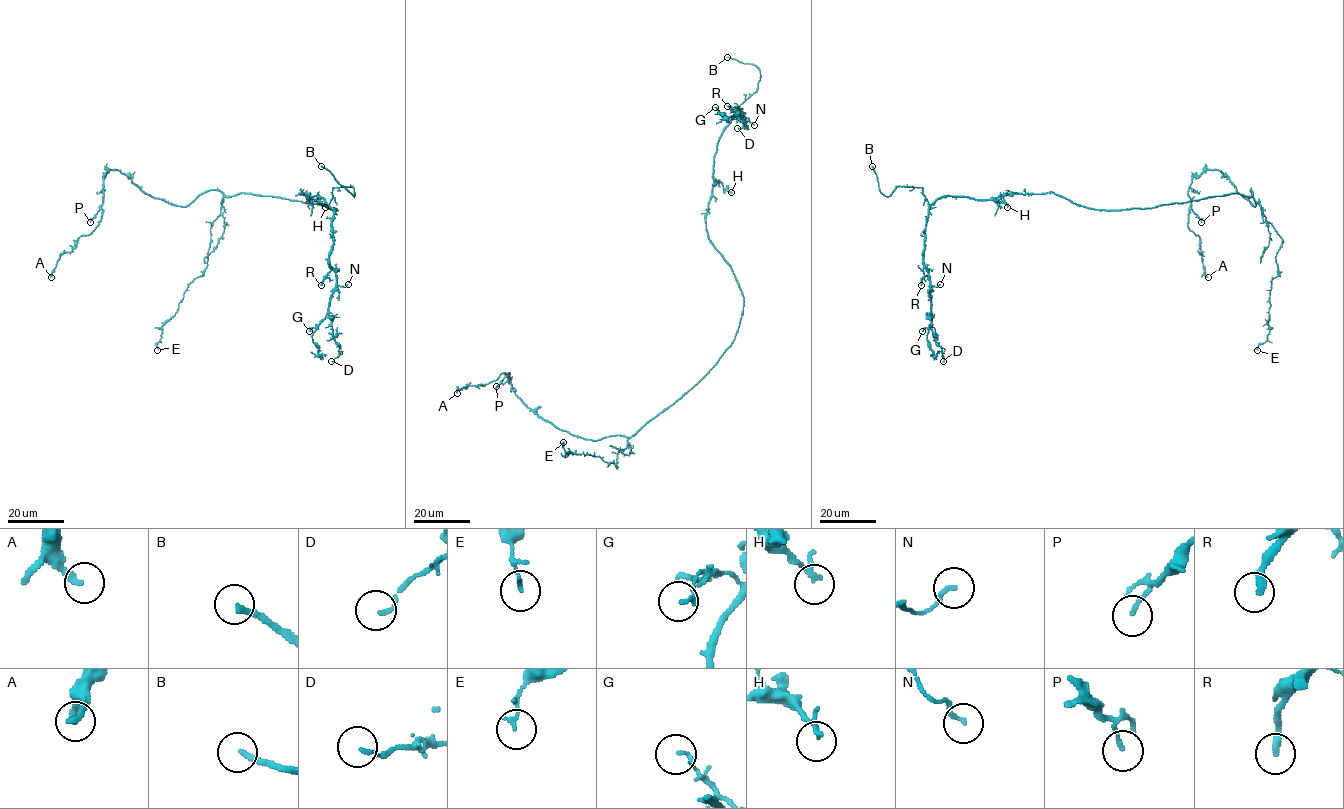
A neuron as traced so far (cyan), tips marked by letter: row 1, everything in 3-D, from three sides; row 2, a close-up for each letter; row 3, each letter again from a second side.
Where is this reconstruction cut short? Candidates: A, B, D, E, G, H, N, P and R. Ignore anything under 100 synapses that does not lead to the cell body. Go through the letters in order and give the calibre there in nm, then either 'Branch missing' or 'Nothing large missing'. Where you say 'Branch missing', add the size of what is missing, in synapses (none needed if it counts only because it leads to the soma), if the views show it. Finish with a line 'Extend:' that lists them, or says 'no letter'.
A: Thickness 240 nm. Nothing large missing
B: Thickness 200 nm. Branch missing
D: Thickness 120 nm. Nothing large missing
E: Thickness 110 nm. Nothing large missing
G: Thickness 170 nm. Nothing large missing
H: Thickness 140 nm. Nothing large missing
N: Thickness 150 nm. Nothing large missing
P: Thickness 140 nm. Nothing large missing
R: Thickness 280 nm. Nothing large missing
Extend: B

